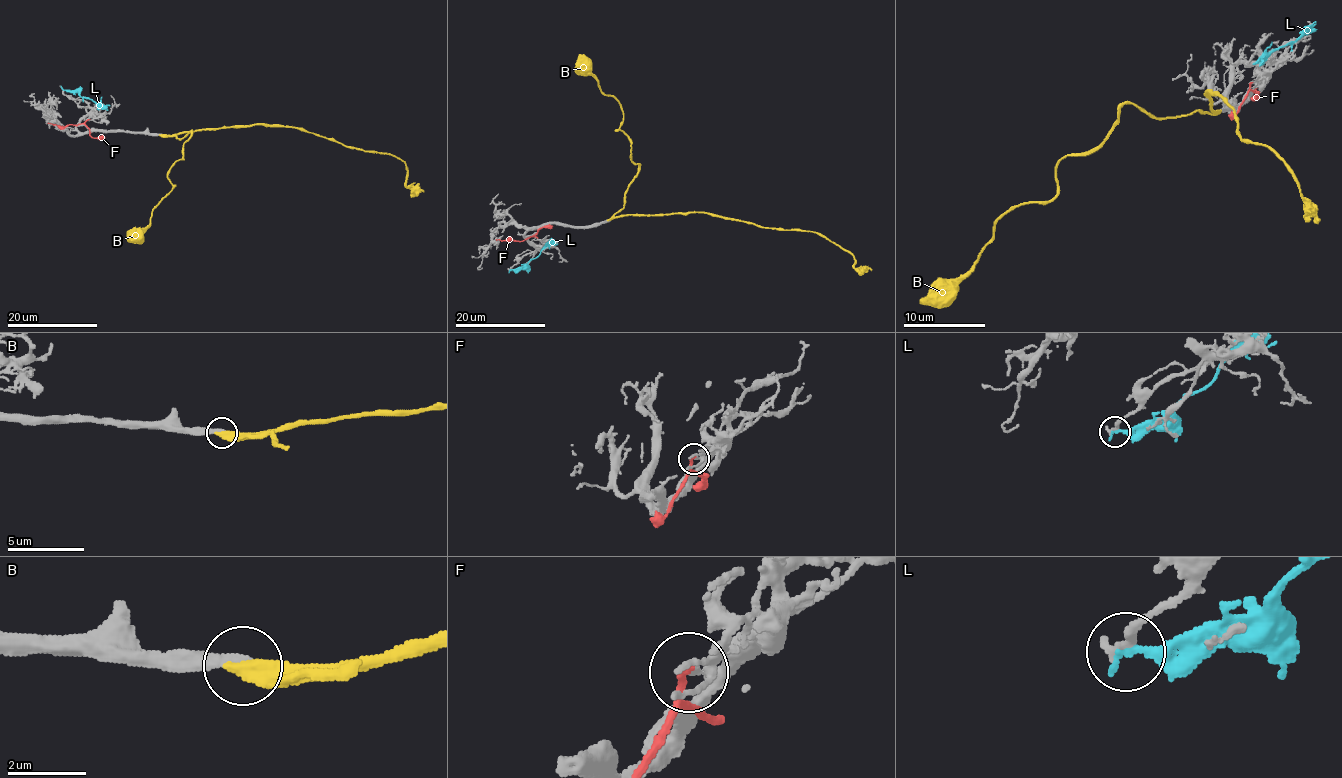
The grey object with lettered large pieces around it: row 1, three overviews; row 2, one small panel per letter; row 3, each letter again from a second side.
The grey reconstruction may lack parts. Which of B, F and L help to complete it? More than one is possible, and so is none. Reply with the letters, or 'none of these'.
B

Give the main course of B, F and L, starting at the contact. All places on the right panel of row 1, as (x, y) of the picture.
B: (1219, 110), (1211, 108), (1205, 94), (1213, 92), (1236, 114), (1242, 139), (1266, 145), (1284, 163), (1311, 214)
F: (1252, 84), (1250, 88), (1258, 92), (1258, 96), (1254, 90)
L: (1311, 27), (1295, 41), (1274, 49), (1260, 65)

